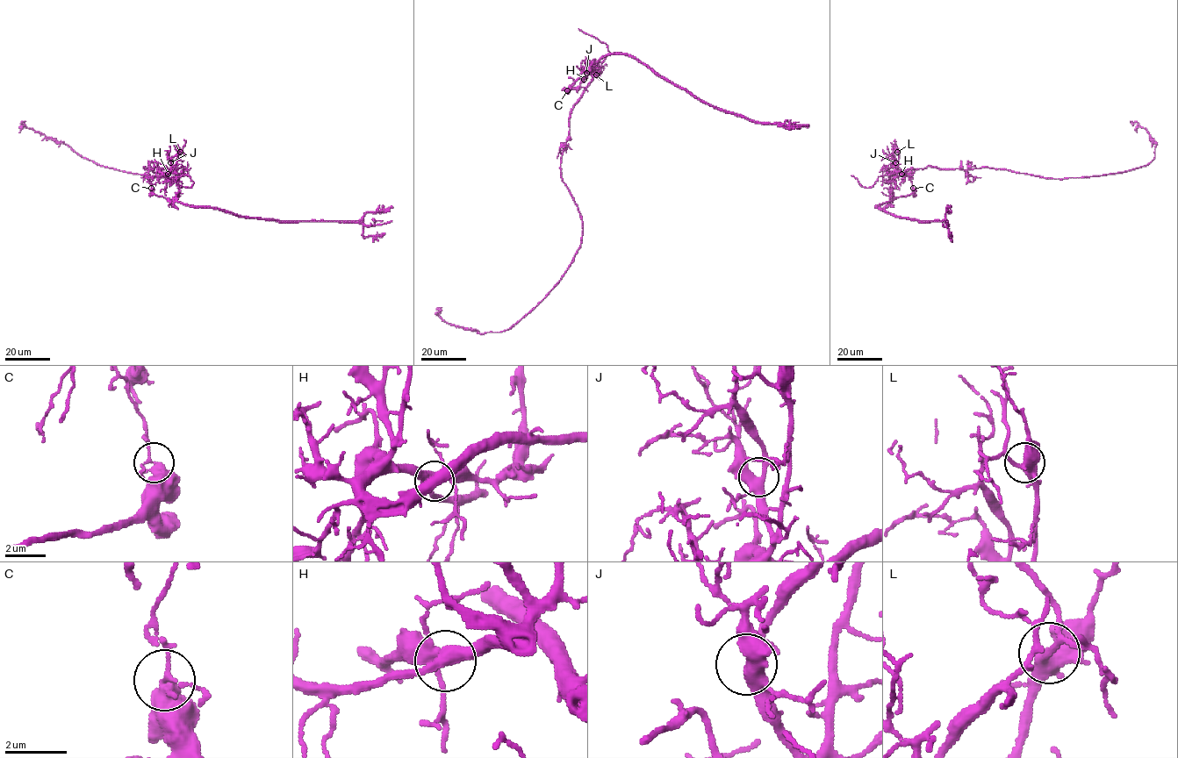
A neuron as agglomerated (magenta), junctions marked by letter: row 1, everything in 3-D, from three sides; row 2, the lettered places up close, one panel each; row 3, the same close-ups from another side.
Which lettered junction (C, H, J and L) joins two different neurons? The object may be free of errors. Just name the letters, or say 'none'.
C

